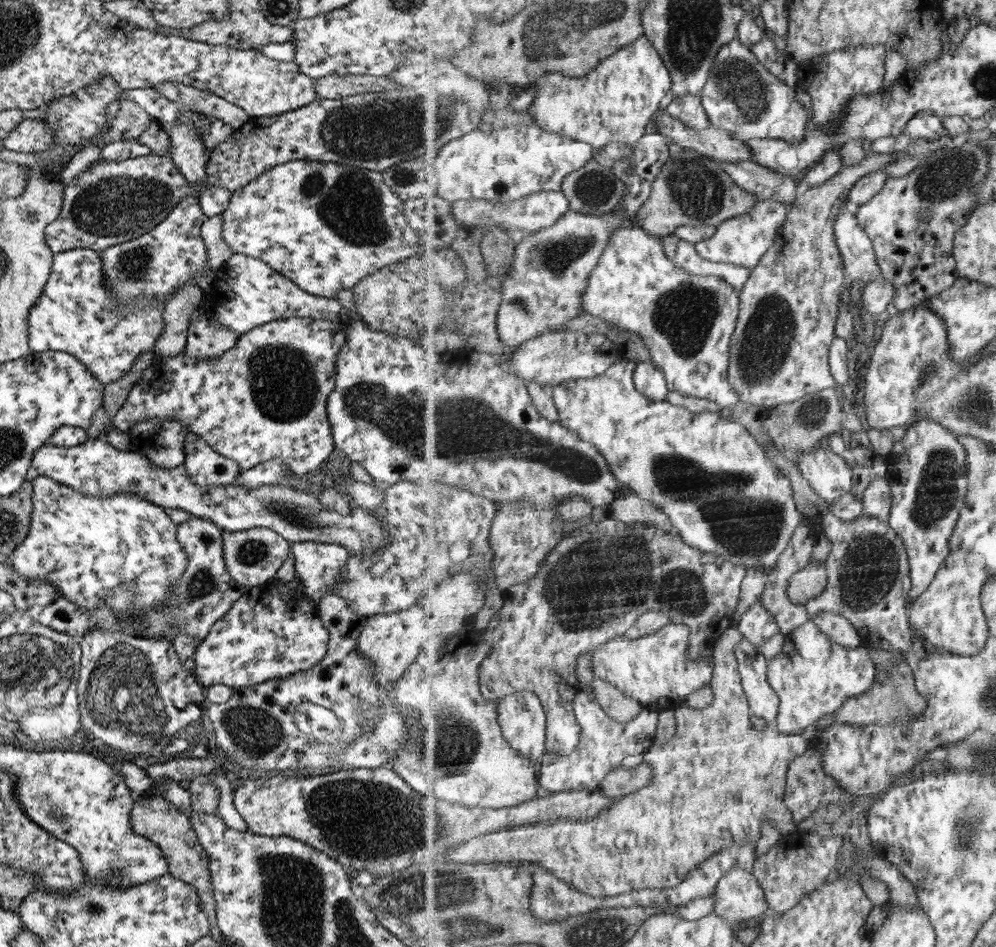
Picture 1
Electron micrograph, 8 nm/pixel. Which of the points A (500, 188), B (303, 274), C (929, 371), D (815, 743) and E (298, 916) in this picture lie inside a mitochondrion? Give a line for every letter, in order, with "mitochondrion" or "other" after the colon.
A: other
B: other
C: mitochondrion
D: other
E: mitochondrion

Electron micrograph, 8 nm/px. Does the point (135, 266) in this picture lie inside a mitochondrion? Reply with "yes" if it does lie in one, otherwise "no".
yes

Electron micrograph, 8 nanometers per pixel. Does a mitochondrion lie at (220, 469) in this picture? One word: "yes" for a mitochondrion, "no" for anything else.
no

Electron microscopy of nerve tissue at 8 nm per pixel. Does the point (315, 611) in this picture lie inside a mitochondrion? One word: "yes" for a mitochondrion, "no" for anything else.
no

